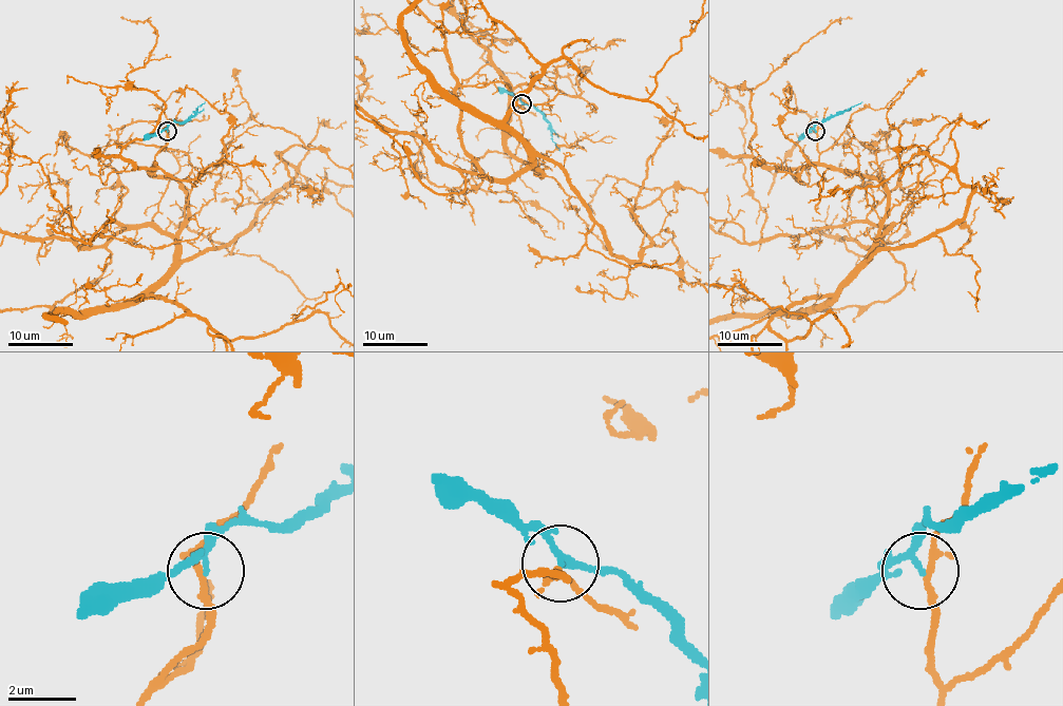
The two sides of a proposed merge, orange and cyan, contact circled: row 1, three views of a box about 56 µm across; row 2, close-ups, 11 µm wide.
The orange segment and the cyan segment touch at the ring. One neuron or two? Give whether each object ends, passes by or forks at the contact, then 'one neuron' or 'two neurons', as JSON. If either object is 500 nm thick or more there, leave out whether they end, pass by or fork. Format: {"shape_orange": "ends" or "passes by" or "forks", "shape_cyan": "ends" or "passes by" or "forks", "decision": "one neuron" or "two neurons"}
{"shape_orange": "forks", "shape_cyan": "passes by", "decision": "two neurons"}

